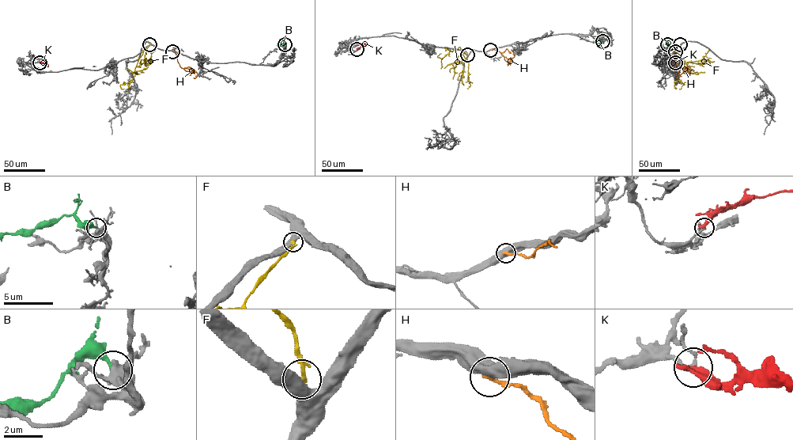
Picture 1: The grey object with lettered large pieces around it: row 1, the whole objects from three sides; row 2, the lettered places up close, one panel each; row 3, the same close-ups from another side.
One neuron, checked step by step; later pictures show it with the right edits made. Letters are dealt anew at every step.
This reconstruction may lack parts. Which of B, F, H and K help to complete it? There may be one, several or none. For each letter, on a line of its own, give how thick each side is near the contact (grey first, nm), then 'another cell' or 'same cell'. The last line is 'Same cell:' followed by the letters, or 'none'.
B: calibres 400 and 220 nm; another cell
F: calibres 500 and 240 nm; another cell
H: calibres 550 and 200 nm; another cell
K: calibres 170 and 360 nm; same cell
Same cell: K

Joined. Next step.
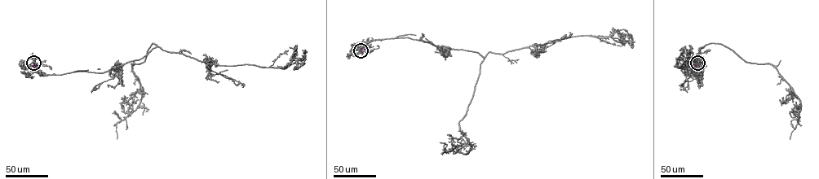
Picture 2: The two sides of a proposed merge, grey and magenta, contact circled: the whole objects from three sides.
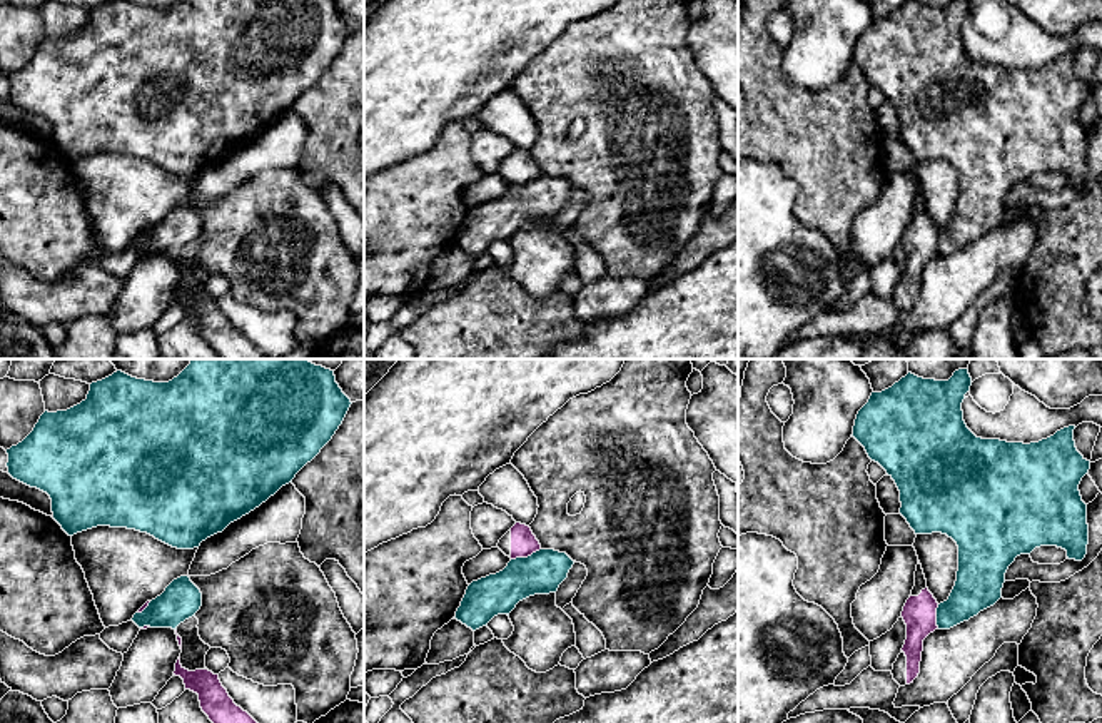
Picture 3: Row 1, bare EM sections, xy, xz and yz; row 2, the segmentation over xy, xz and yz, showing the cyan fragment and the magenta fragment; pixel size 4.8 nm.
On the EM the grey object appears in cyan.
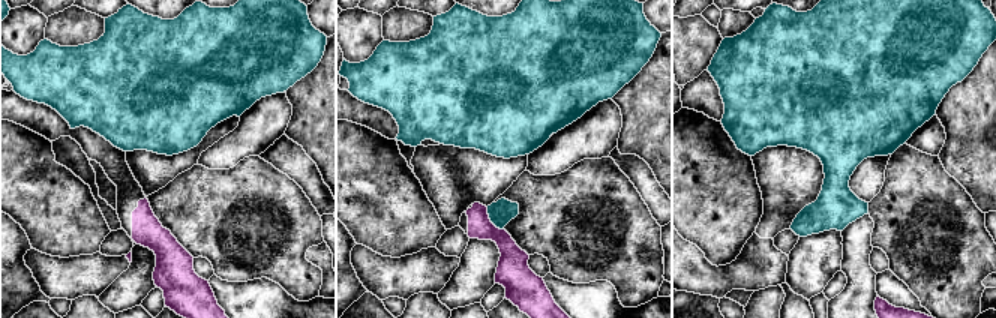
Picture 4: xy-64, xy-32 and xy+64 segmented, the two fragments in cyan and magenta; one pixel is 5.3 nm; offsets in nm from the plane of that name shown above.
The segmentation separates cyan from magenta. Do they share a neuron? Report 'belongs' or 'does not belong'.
does not belong

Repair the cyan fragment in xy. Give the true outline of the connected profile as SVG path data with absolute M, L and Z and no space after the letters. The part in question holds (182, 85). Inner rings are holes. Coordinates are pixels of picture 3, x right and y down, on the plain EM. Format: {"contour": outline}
{"contour": "M112 0L92 8L80 30L45 37L27 63L7 75L7 94L13 105L50 122L53 145L68 162L97 152L127 154L194 175L292 109L332 65L351 30L334 0L179 0L169 8Z"}

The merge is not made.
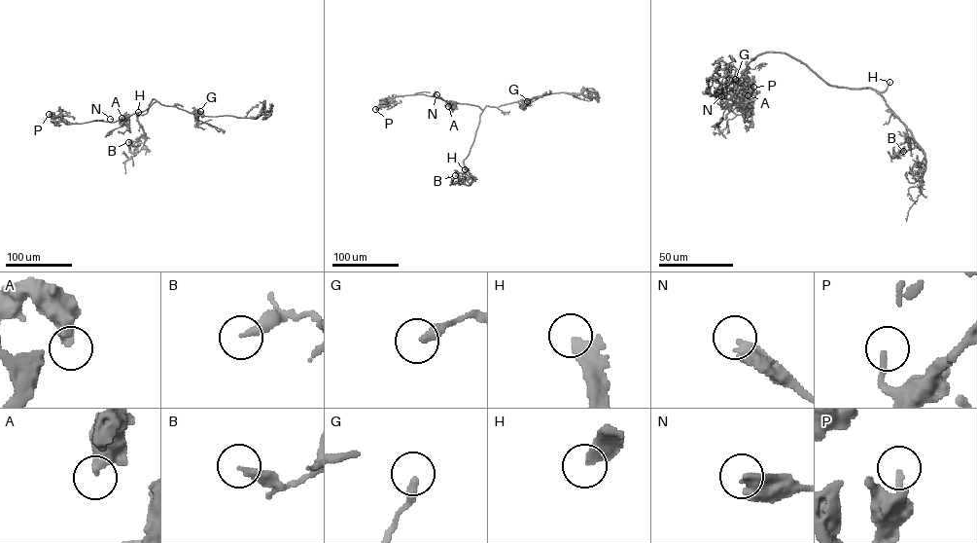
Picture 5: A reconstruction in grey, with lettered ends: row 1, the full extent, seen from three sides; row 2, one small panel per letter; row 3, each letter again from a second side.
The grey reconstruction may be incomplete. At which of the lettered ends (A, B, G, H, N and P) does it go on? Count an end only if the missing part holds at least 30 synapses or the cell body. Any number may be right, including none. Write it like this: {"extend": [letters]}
{"extend": ["H"]}

